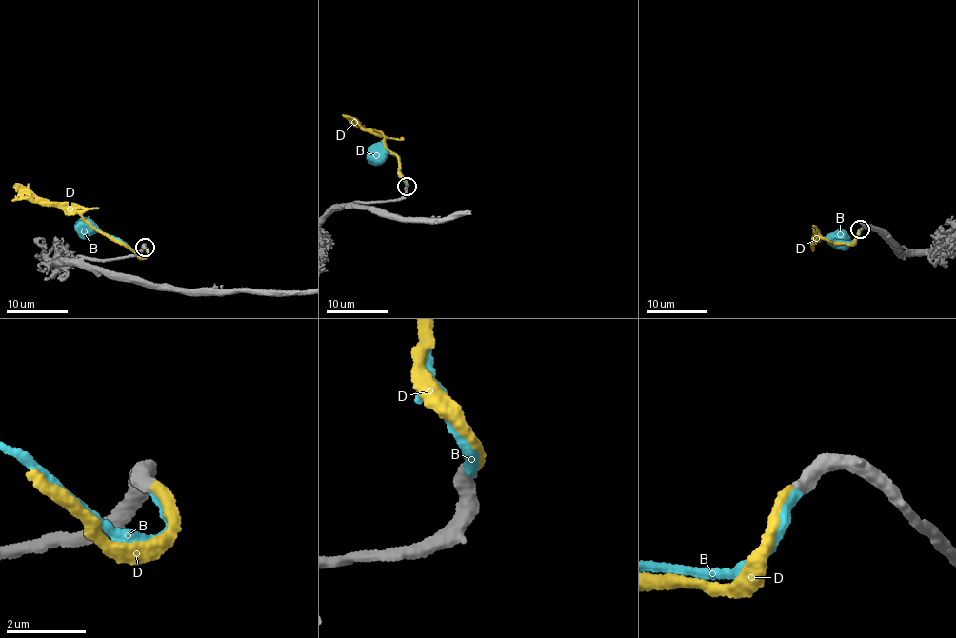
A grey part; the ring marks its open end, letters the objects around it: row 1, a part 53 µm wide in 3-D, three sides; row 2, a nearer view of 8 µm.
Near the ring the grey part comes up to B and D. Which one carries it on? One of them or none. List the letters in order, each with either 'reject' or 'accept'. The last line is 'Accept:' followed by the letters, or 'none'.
B: reject
D: accept
Accept: D

